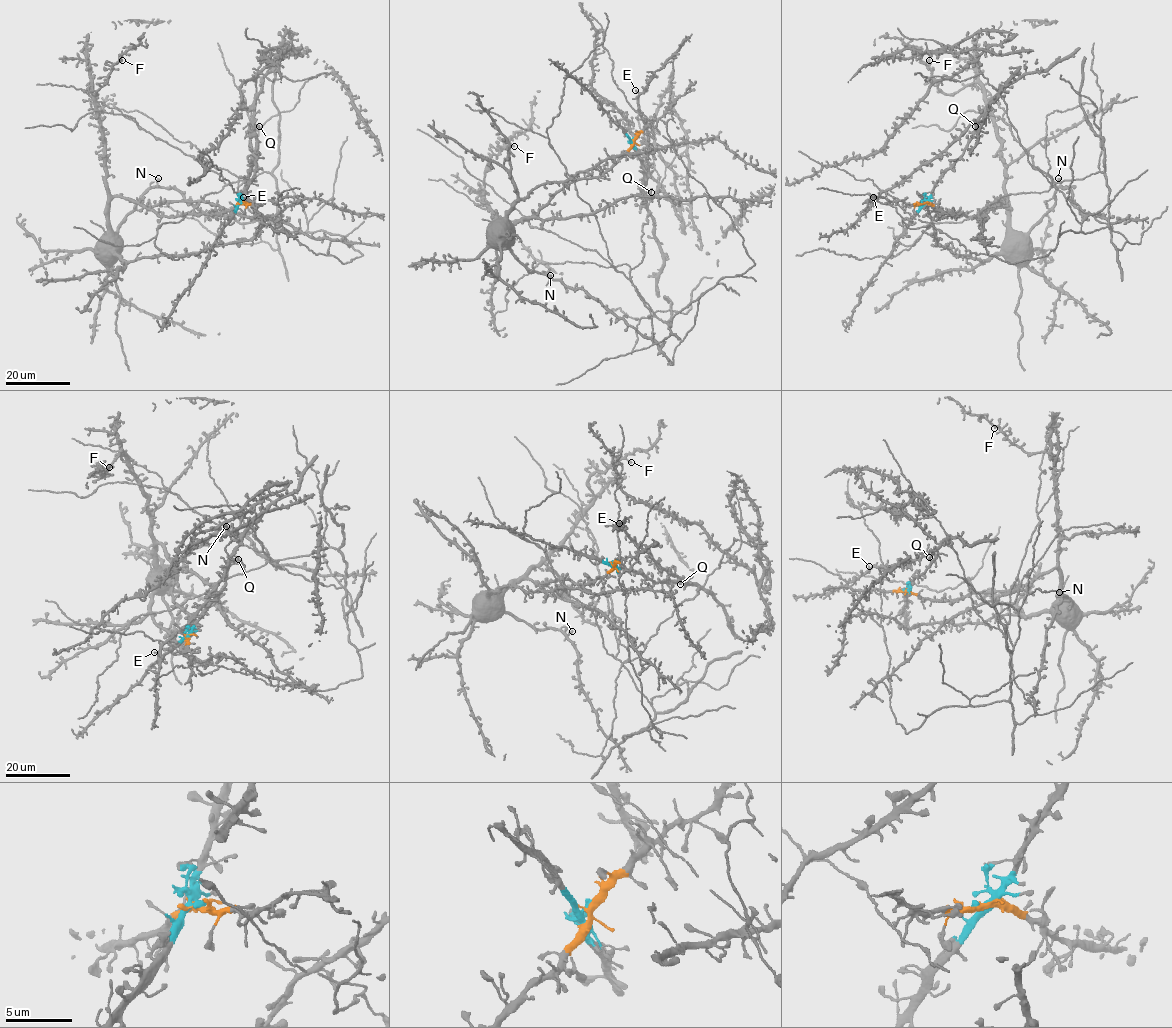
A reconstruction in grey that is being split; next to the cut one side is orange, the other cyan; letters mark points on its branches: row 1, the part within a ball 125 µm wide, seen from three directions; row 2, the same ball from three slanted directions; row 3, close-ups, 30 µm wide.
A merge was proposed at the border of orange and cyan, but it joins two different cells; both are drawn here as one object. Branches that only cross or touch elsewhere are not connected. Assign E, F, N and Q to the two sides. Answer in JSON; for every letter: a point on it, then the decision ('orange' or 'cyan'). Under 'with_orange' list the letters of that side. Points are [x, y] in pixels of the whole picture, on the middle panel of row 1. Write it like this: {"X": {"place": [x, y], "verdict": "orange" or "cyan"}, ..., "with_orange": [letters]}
{"E": {"place": [635, 90], "verdict": "cyan"}, "F": {"place": [514, 146], "verdict": "orange"}, "N": {"place": [550, 275], "verdict": "orange"}, "Q": {"place": [651, 192], "verdict": "cyan"}, "with_orange": ["F", "N"]}

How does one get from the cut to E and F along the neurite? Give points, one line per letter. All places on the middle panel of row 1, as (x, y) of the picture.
E: (633, 139), (632, 145), (642, 168), (641, 192), (644, 194), (648, 173), (647, 127), (635, 90)
F: (633, 140), (608, 170), (568, 182), (535, 215), (503, 224), (485, 202), (485, 173), (493, 155), (514, 146)

